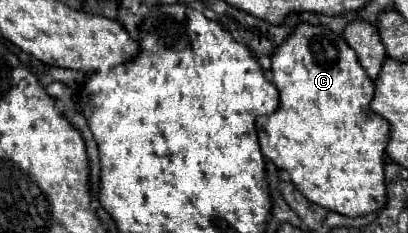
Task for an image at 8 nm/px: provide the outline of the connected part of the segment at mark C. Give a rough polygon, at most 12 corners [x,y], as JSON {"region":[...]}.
{"region":[[348,42],[272,56],[262,154],[318,206],[386,206],[390,124]]}

